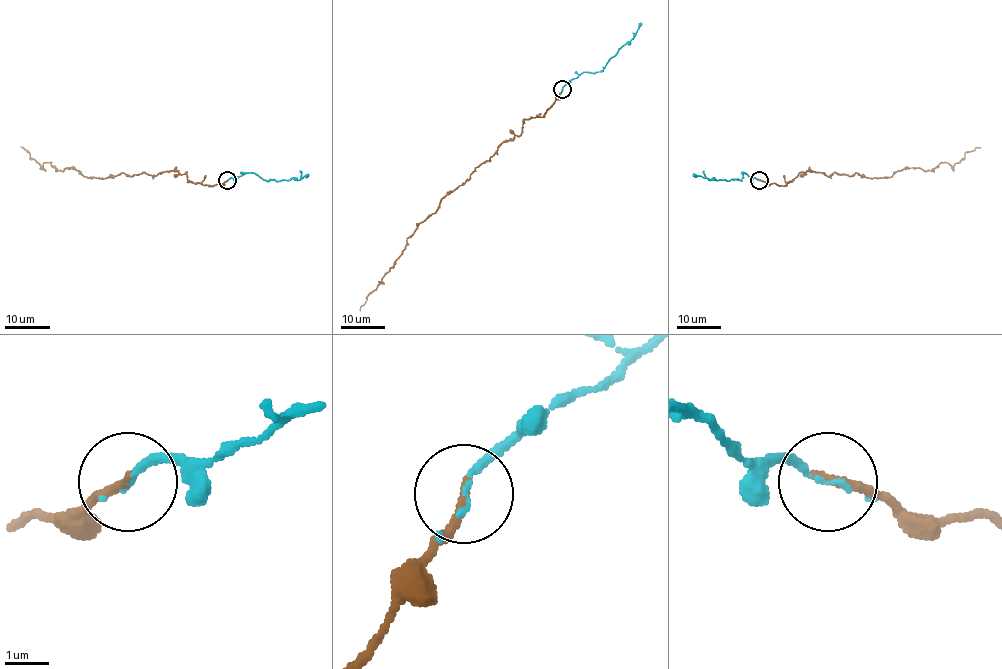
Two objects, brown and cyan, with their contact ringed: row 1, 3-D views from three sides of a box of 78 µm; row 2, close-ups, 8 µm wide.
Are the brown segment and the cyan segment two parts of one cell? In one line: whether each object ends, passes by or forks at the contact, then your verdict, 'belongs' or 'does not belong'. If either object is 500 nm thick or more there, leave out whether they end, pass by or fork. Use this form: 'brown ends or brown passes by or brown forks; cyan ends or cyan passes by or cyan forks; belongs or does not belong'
brown ends; cyan passes by; belongs

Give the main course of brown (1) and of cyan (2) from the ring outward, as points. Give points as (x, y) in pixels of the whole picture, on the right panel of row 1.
1: (759, 180), (785, 186), (808, 170), (891, 177), (904, 168), (953, 166), (966, 151), (981, 148)
2: (759, 180), (742, 172), (740, 180), (708, 179), (692, 175)

